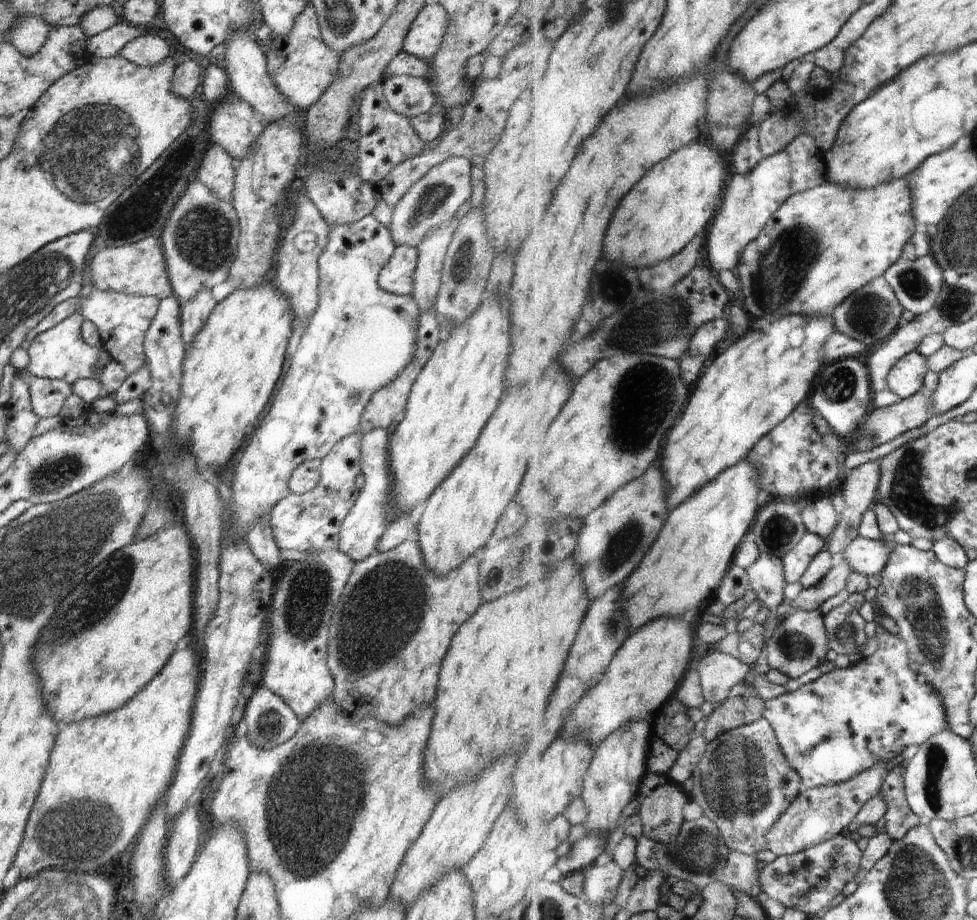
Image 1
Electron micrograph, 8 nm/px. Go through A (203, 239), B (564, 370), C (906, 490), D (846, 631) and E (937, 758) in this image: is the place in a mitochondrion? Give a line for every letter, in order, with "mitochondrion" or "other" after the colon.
A: mitochondrion
B: other
C: mitochondrion
D: mitochondrion
E: mitochondrion

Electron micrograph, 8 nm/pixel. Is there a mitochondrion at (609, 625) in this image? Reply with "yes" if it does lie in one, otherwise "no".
yes

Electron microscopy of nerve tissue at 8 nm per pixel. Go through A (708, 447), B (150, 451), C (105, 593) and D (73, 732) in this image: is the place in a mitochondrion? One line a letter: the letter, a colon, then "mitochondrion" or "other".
A: other
B: other
C: mitochondrion
D: other

